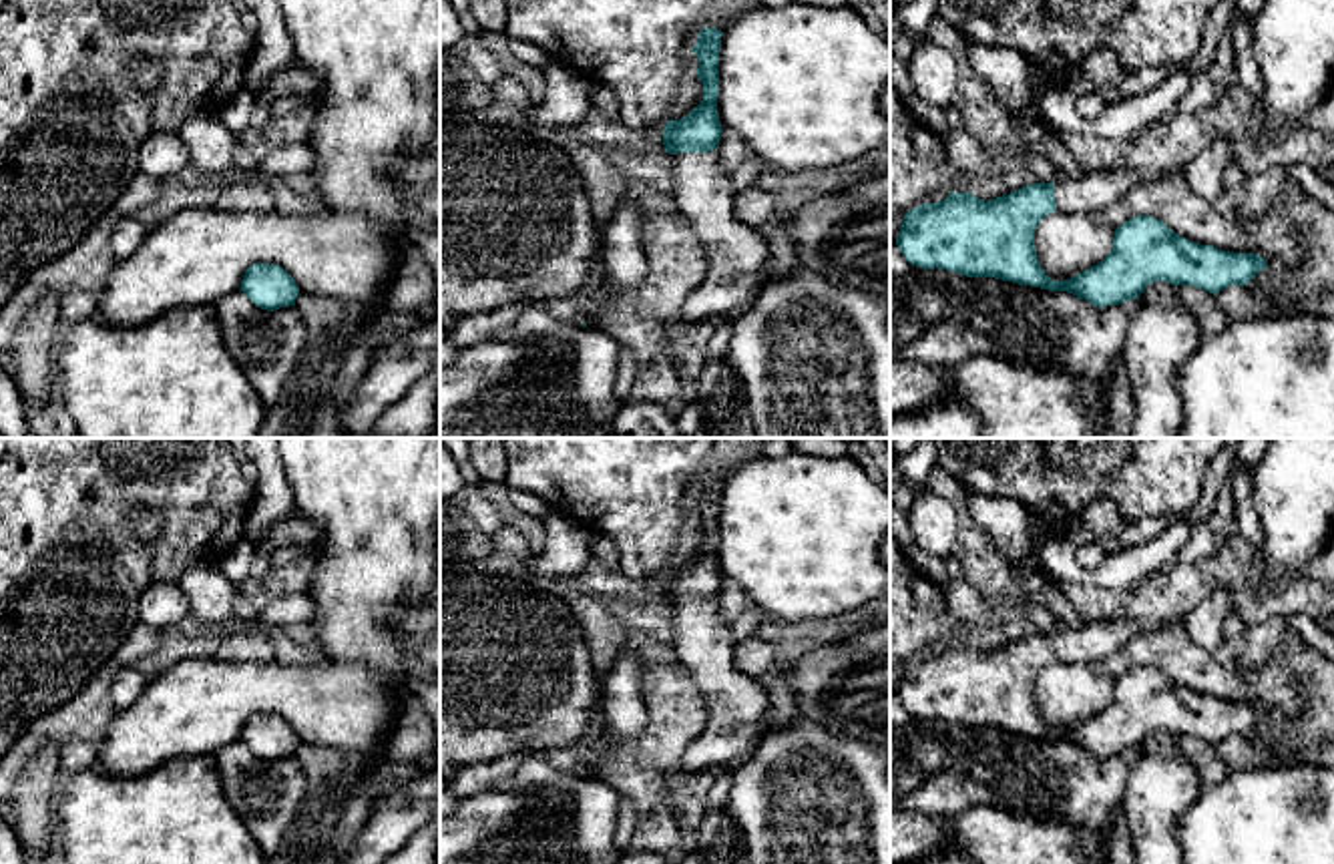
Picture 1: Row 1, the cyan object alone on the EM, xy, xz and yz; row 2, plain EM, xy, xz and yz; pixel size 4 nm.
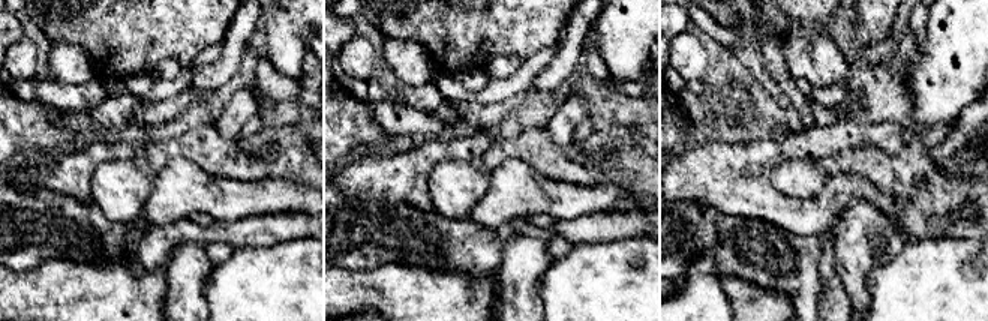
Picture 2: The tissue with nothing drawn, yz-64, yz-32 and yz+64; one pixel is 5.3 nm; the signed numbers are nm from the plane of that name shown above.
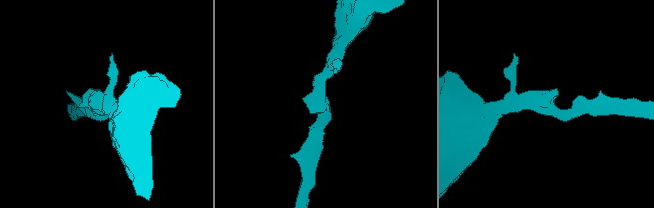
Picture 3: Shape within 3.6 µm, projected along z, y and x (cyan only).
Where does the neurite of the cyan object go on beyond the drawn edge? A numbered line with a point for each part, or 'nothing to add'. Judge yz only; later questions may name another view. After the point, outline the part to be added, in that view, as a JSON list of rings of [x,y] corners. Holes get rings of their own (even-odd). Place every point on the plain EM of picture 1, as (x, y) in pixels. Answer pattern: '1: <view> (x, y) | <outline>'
1: yz (1093, 641) | [[[1125,617],[1087,621],[1077,629],[1059,627],[1055,649],[1059,661],[1101,663],[1143,631]]]

